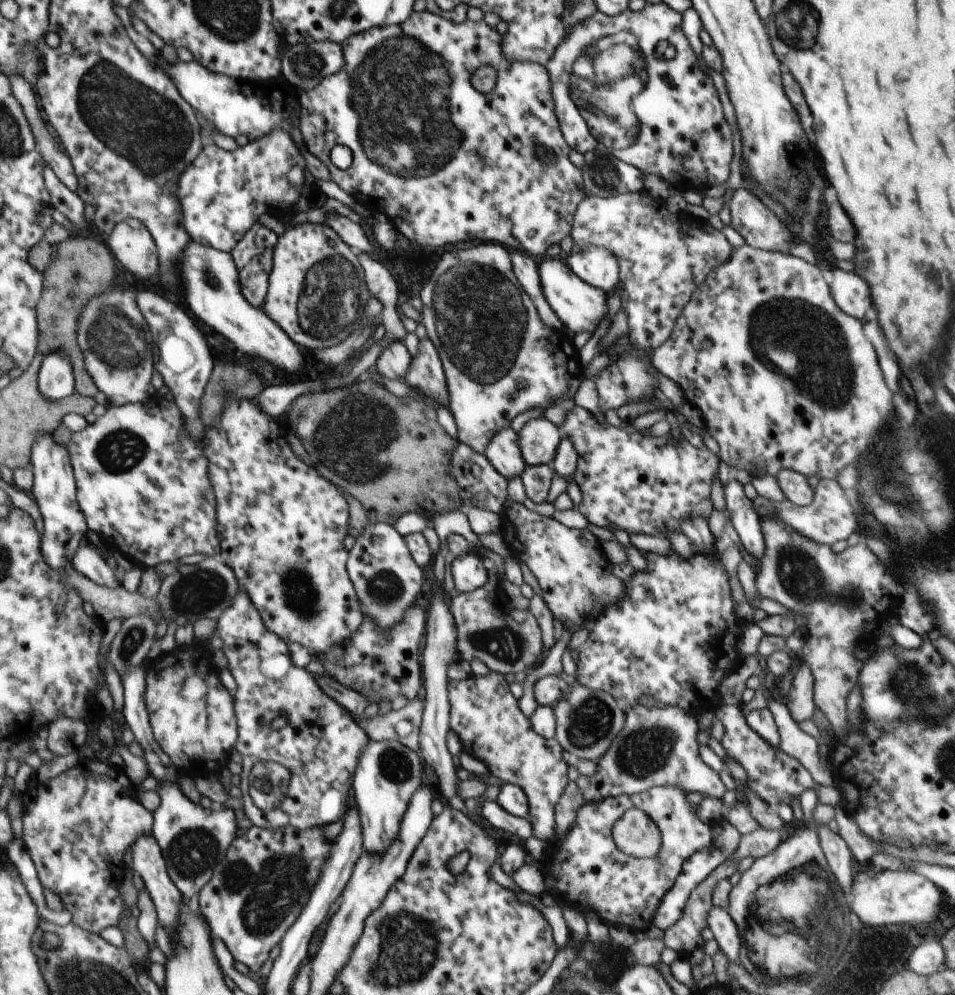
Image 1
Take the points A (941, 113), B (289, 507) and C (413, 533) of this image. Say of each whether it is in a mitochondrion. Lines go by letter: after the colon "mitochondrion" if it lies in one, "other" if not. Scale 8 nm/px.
A: other
B: other
C: other

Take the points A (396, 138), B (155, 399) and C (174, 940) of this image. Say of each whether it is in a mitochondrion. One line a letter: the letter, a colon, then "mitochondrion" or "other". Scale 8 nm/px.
A: mitochondrion
B: other
C: other

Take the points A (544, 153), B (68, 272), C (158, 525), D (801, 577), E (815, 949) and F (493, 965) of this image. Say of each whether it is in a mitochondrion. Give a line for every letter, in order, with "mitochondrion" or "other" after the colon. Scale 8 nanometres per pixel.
A: other
B: other
C: other
D: mitochondrion
E: mitochondrion
F: other

